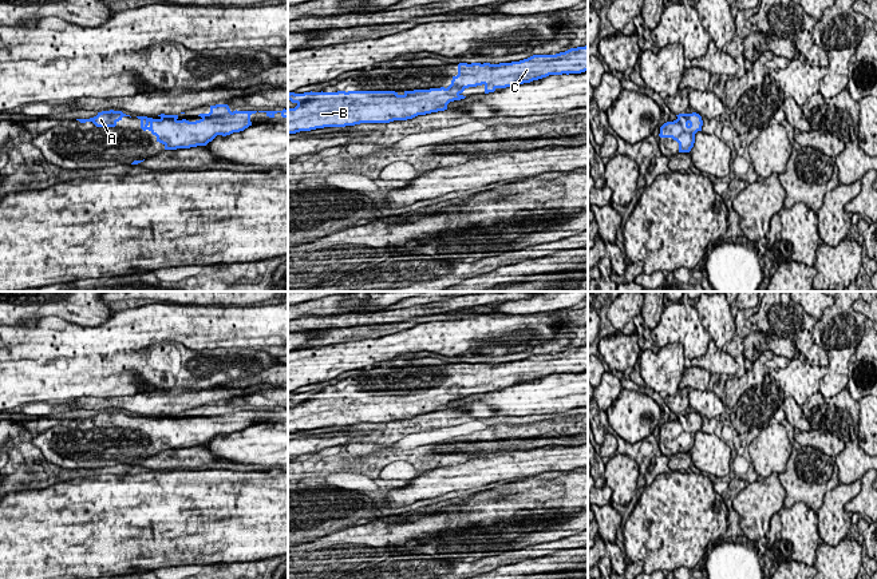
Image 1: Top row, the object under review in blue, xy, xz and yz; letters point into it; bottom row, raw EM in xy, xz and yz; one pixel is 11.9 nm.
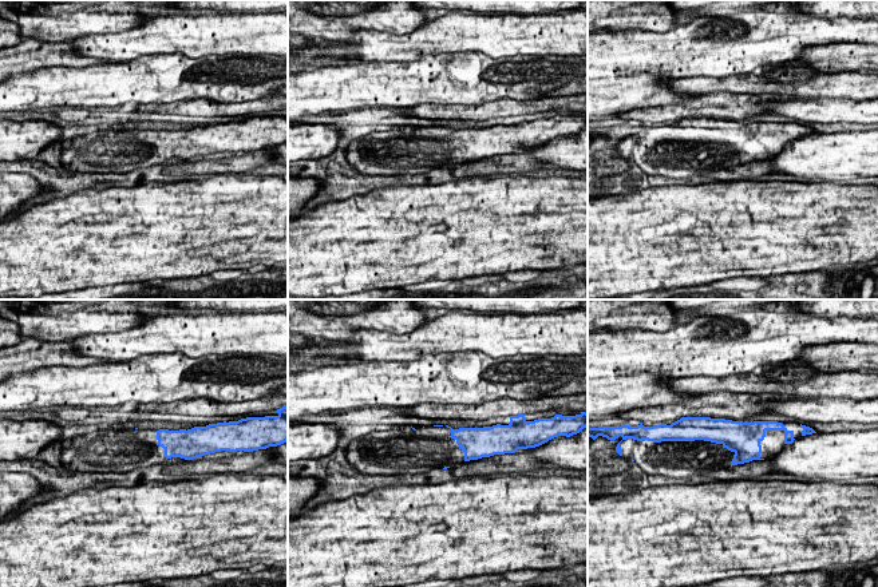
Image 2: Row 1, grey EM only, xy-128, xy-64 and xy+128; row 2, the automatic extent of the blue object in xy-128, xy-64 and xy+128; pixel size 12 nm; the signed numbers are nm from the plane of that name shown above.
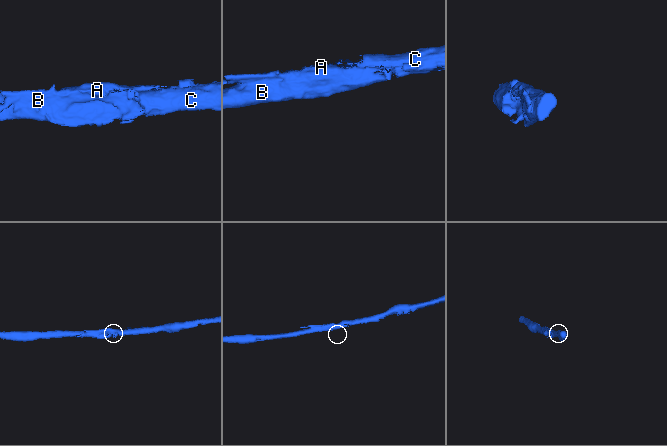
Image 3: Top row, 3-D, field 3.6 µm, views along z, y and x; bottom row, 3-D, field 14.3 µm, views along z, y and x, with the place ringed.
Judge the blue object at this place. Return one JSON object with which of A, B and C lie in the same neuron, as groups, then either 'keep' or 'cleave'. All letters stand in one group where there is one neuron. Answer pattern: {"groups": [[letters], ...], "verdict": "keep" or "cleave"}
{"groups": [["A", "B", "C"]], "verdict": "keep"}

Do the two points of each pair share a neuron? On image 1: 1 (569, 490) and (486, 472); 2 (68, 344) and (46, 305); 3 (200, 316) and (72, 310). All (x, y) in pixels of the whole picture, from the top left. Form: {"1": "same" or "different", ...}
{"1": "different", "2": "different", "3": "different"}

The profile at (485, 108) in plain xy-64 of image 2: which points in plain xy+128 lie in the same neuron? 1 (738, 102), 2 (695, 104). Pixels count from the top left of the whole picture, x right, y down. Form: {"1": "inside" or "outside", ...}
{"1": "inside", "2": "inside"}

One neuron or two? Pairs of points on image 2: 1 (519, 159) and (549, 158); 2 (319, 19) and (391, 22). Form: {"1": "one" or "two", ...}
{"1": "two", "2": "one"}

